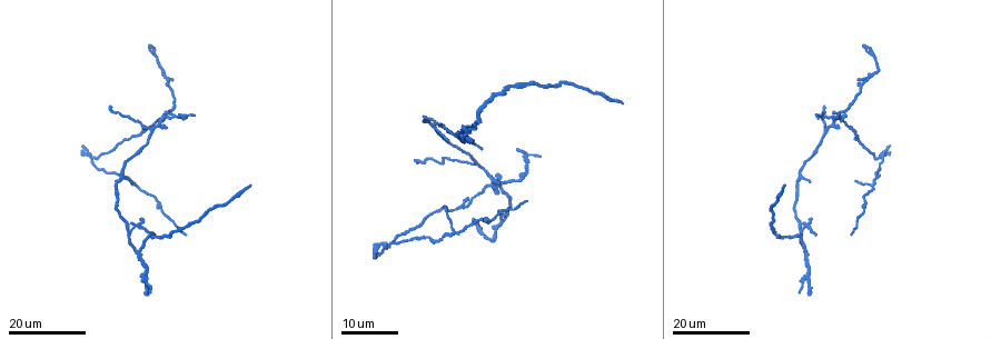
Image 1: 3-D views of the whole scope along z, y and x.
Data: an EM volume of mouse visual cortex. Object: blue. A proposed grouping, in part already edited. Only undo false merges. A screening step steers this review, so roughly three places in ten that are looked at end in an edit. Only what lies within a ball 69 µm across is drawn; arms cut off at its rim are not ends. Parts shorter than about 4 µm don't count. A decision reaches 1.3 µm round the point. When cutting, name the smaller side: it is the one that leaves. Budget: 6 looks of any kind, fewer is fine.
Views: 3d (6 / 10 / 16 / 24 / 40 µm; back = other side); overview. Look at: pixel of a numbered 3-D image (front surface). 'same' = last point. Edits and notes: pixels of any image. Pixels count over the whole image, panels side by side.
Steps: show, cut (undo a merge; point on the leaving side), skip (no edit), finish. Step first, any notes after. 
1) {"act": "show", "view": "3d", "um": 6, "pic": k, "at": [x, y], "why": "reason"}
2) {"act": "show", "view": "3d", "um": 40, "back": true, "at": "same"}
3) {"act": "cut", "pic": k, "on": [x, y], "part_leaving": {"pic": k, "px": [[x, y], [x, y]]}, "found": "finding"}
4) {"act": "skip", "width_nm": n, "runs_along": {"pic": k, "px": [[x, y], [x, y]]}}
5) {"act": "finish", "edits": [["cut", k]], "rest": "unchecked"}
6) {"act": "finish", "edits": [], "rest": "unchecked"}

{"act": "show", "view": "3d", "um": 16, "pic": 1, "at": [804, 252], "why": "four arms meet"}

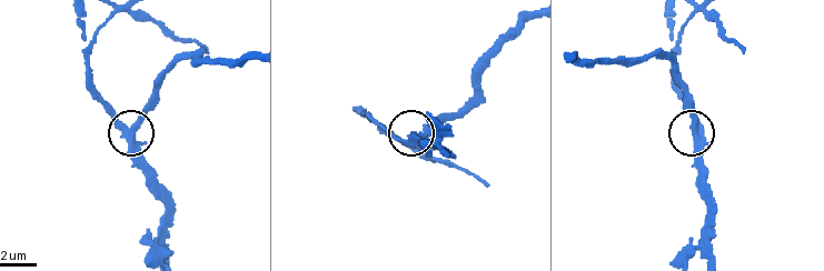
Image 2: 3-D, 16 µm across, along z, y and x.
{"act": "show", "view": "3d", "um": 10, "pic": 2, "at": [132, 136], "why": "zoom in"}

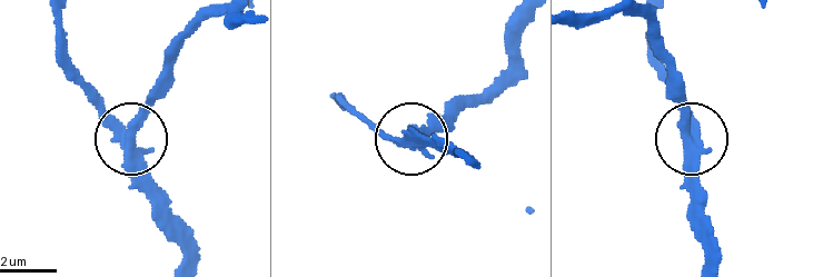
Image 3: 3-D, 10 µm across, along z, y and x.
{"act": "skip", "width_nm": 310, "runs_along": {"pic": 3, "px": [[55, 17], [57, 60], [131, 139], [134, 175], [155, 223]]}, "found": "one cell here"}

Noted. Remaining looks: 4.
{"act": "show", "view": "3d", "um": 16, "pic": 1, "at": [802, 230]}

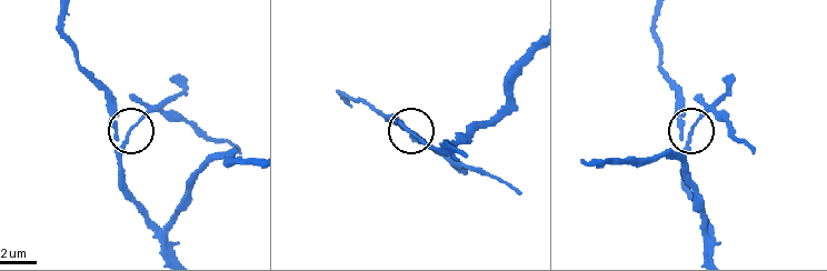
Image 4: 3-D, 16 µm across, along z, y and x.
{"act": "show", "view": "3d", "um": 10, "pic": 4, "at": [123, 144]}

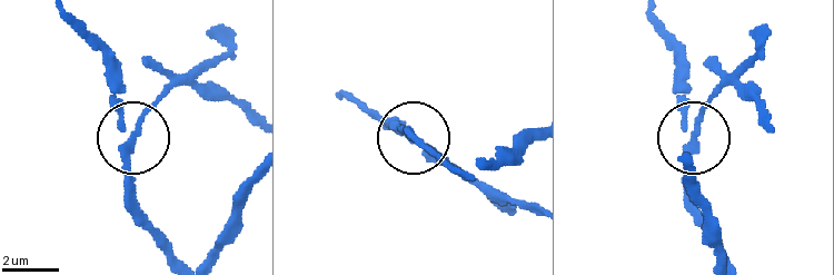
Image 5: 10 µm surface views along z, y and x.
{"act": "cut", "pic": 5, "on": [147, 110], "side_arm_um": 10, "arms": 3, "found": "a second cell is stuck on"}

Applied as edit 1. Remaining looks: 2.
{"act": "finish", "edits": [["cut", 5]], "rest": "unchecked"}

